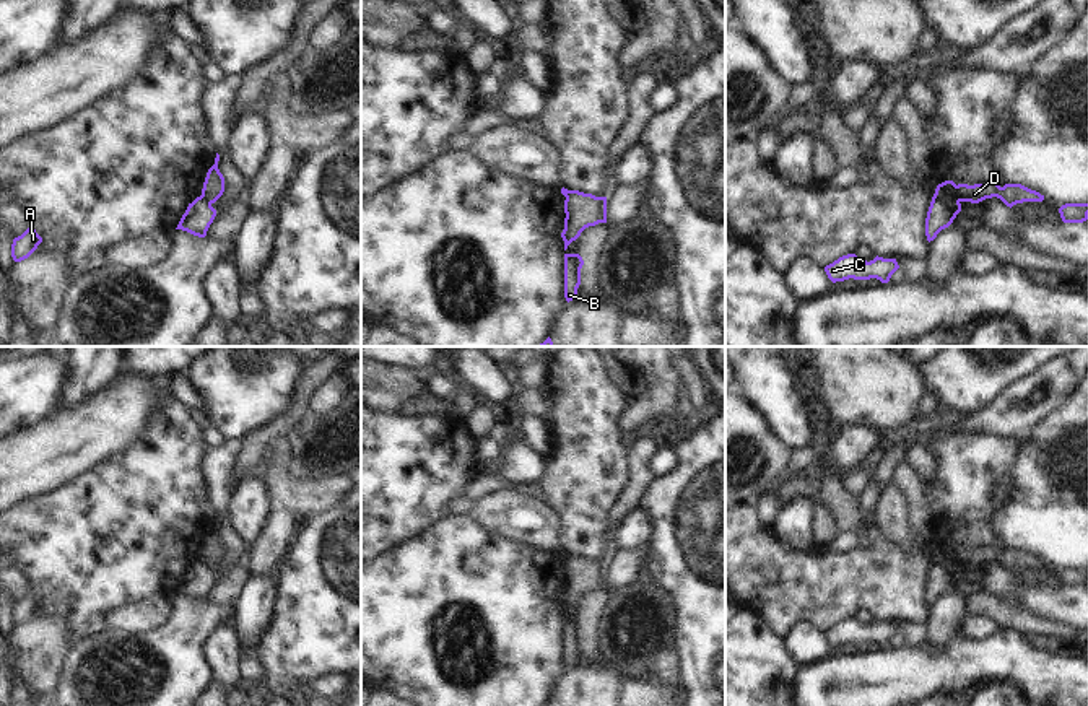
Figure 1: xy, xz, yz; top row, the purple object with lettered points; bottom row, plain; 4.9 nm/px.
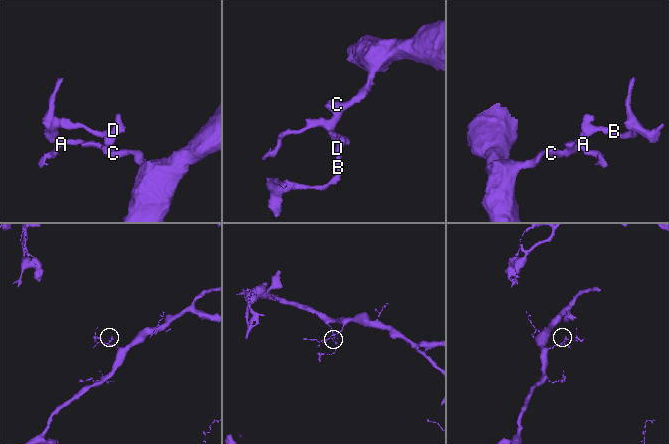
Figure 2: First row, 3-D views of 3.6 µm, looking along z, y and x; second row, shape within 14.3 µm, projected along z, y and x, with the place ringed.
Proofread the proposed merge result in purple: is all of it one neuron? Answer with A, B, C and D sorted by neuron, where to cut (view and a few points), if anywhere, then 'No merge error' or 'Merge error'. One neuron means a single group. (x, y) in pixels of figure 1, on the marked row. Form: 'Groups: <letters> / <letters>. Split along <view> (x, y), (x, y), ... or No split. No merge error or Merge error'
Groups: A C / B D. Split along yz (934, 196), (955, 215). Merge error.

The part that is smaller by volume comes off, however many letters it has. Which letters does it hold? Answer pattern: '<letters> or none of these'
B, D

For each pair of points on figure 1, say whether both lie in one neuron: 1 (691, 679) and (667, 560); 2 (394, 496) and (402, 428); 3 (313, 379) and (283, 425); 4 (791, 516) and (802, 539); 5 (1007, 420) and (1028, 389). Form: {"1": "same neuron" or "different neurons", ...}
{"1": "same neuron", "2": "same neuron", "3": "same neuron", "4": "same neuron", "5": "same neuron"}

